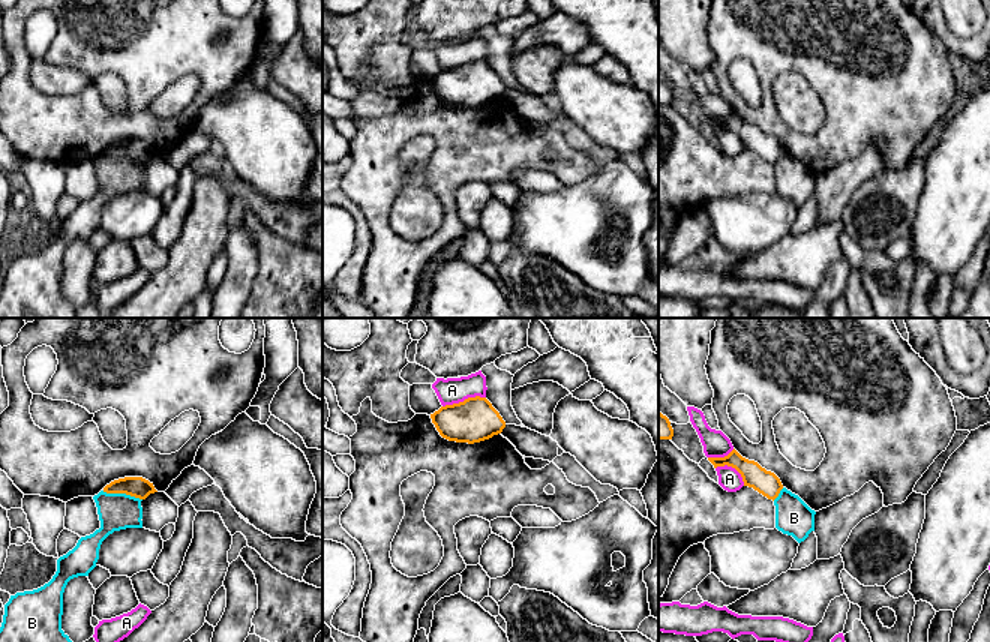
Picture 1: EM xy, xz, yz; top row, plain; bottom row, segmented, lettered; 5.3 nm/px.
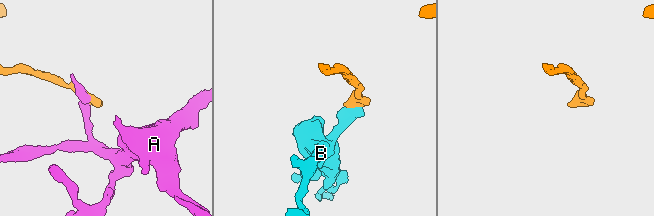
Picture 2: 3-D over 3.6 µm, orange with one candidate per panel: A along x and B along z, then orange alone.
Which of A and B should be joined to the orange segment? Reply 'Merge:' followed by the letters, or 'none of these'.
Merge: none of these

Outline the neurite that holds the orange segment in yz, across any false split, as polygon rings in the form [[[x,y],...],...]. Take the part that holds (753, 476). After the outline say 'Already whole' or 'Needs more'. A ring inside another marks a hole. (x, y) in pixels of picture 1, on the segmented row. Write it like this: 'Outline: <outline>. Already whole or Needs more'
Outline: [[[735,448],[724,458],[708,458],[708,460],[717,466],[735,468],[744,482],[744,486],[753,488],[768,500],[776,500],[783,489],[780,478],[762,468],[758,462],[742,458]]]. Already whole

